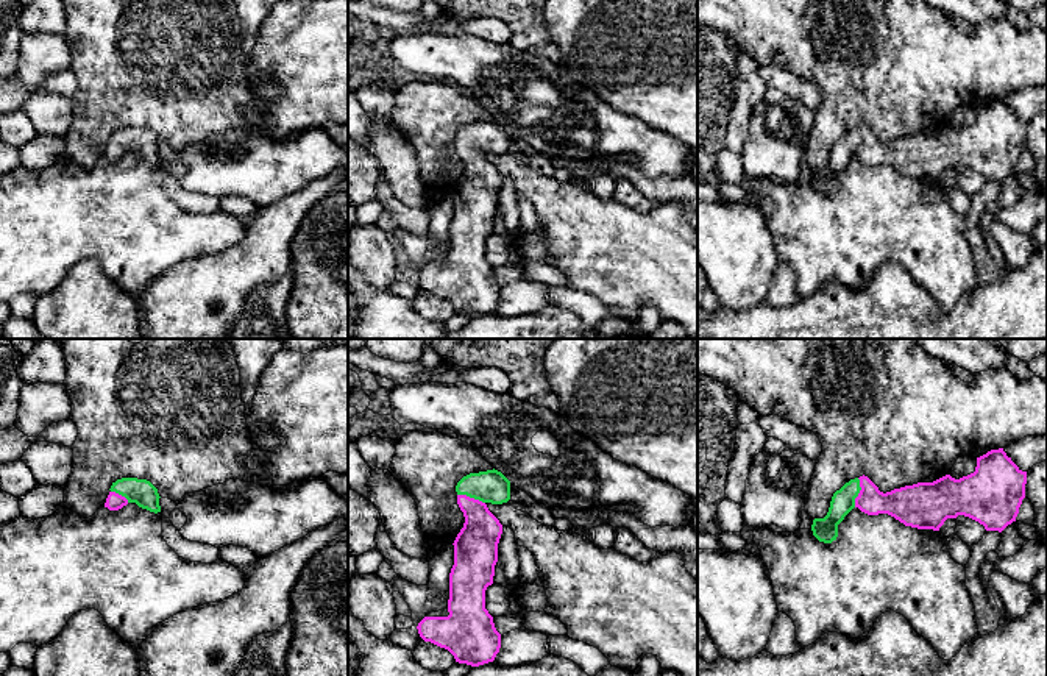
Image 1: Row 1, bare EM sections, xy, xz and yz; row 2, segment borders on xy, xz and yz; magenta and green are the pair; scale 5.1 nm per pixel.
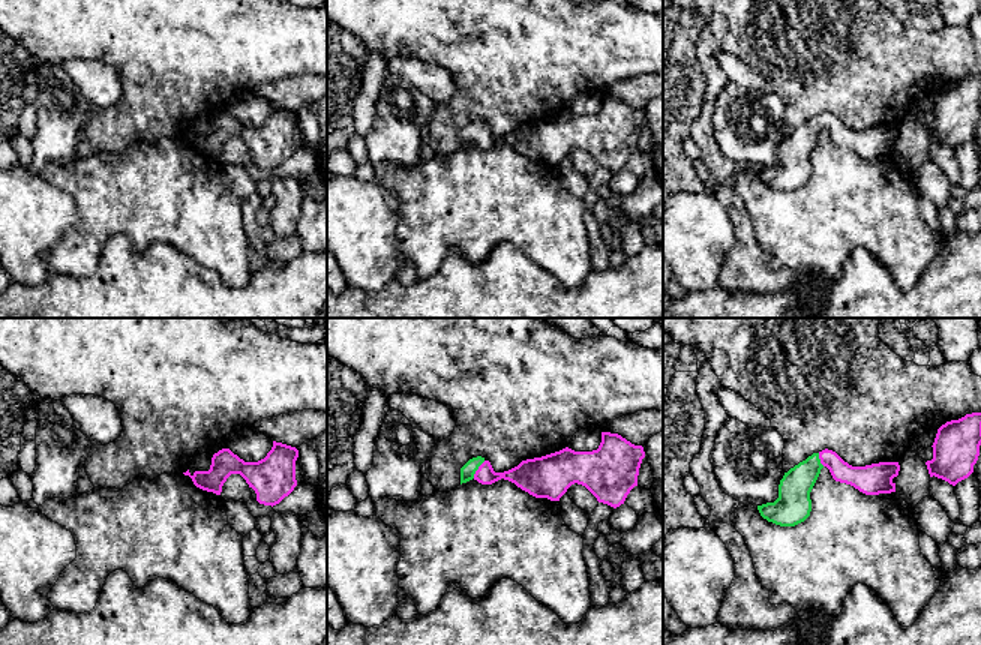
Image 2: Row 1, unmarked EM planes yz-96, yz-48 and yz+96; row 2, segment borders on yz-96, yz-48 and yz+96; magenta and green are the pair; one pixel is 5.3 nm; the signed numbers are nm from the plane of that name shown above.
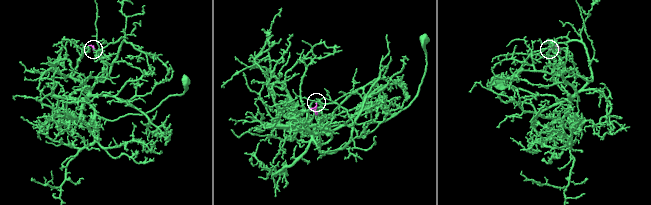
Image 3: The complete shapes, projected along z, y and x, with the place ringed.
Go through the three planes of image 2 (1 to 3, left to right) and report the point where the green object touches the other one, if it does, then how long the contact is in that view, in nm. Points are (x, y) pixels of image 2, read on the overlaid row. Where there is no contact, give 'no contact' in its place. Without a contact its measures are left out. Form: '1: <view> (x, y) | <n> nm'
1: no contact
2: yz-48 (477, 470) | 120 nm
3: yz+96 (819, 458) | 80 nm

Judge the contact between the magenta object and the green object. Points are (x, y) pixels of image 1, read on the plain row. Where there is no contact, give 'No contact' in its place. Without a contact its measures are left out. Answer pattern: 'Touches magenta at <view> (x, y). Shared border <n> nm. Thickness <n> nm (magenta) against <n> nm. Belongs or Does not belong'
Touches magenta at yz (860, 142). Shared border 150 nm. Thickness 190 nm (magenta) against 120 nm. Belongs

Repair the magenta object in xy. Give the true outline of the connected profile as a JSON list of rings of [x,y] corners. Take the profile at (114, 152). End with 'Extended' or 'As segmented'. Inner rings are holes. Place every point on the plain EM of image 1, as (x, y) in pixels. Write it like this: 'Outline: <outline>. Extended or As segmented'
Outline: [[[122,128],[112,133],[105,158],[119,161],[128,153],[136,153],[139,158],[150,162],[161,162],[158,139],[147,130]]]. Extended

